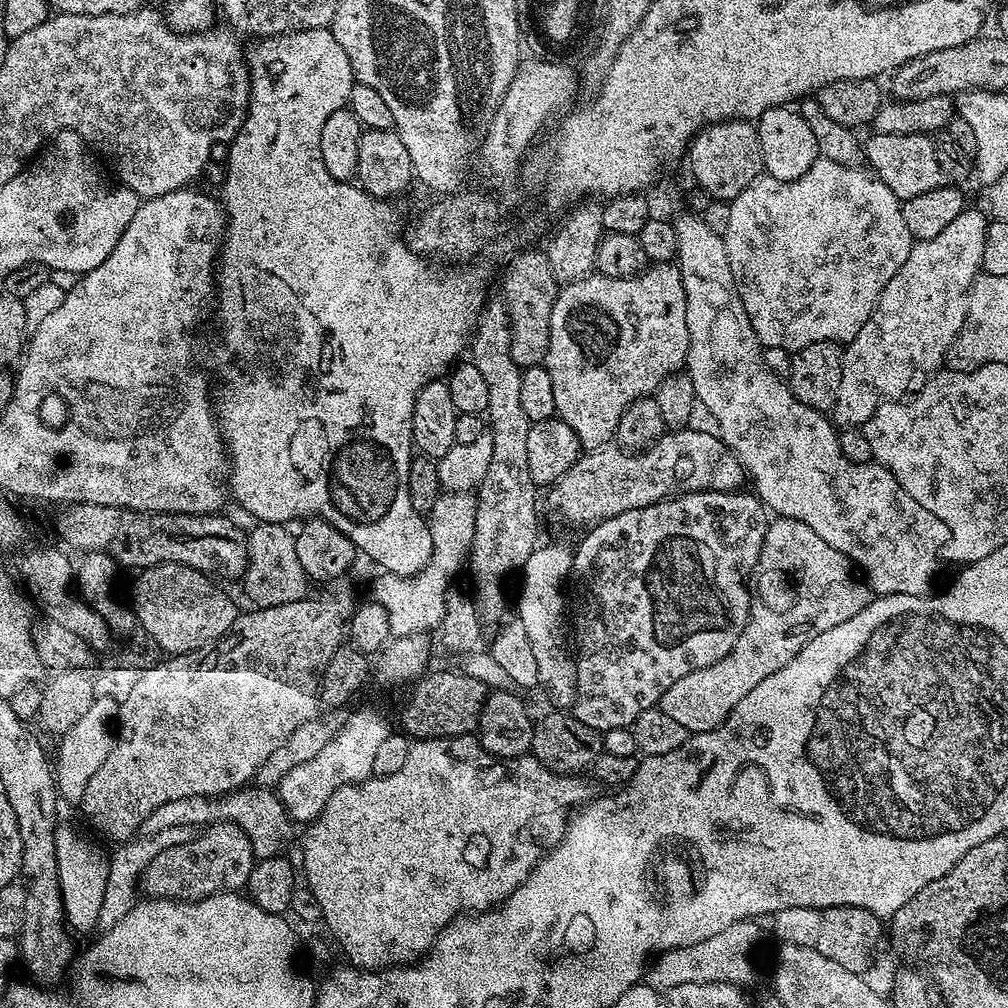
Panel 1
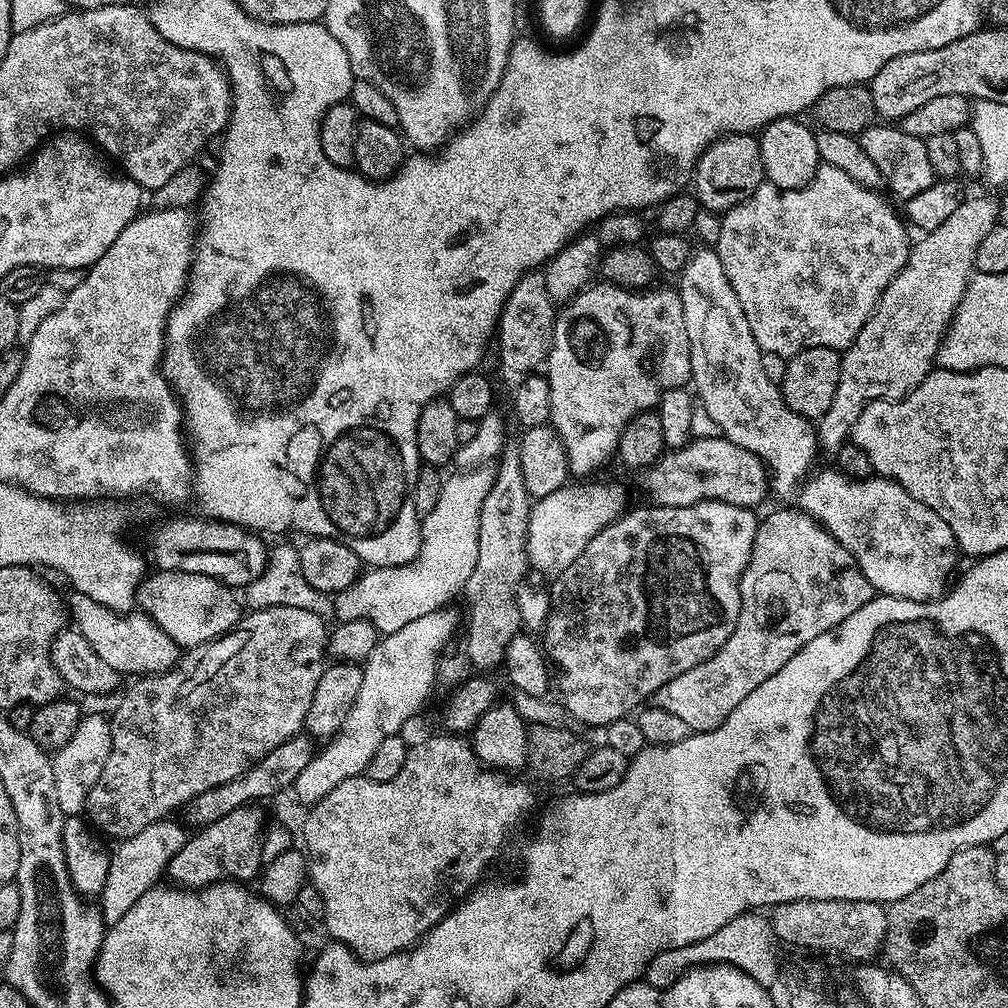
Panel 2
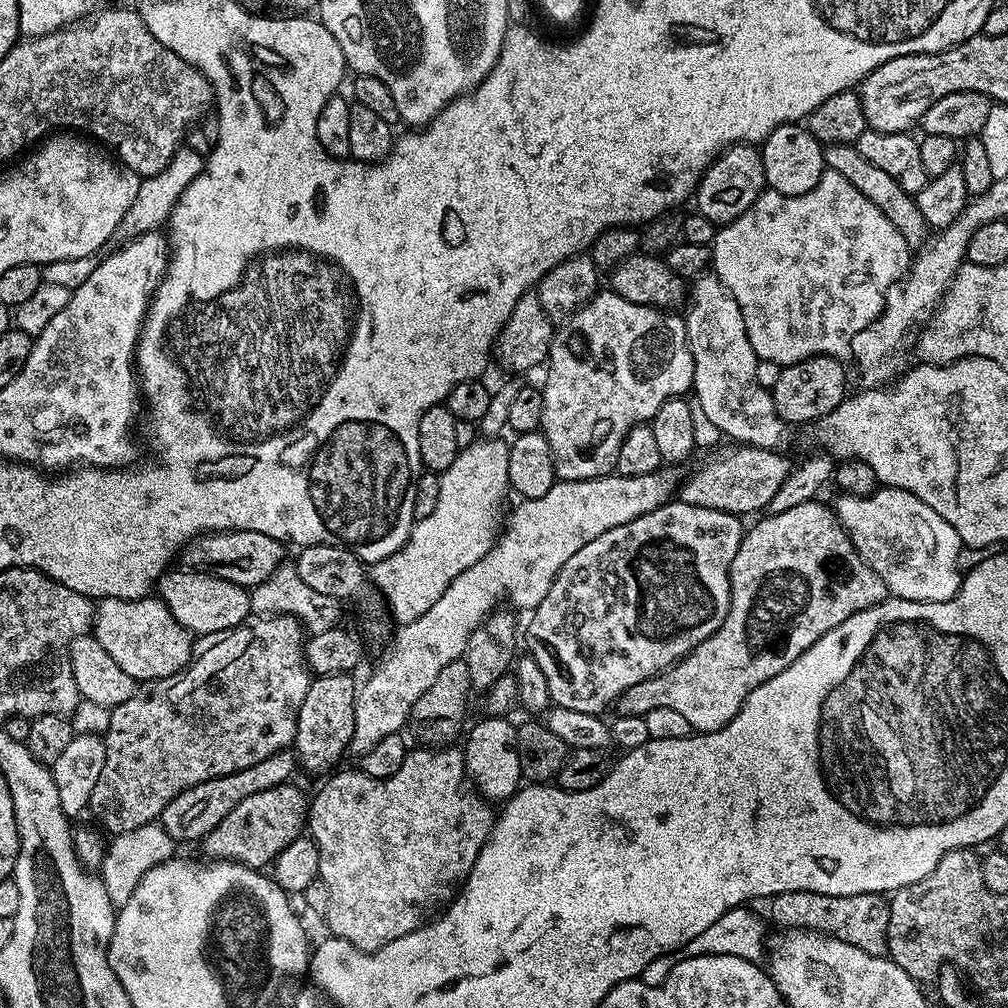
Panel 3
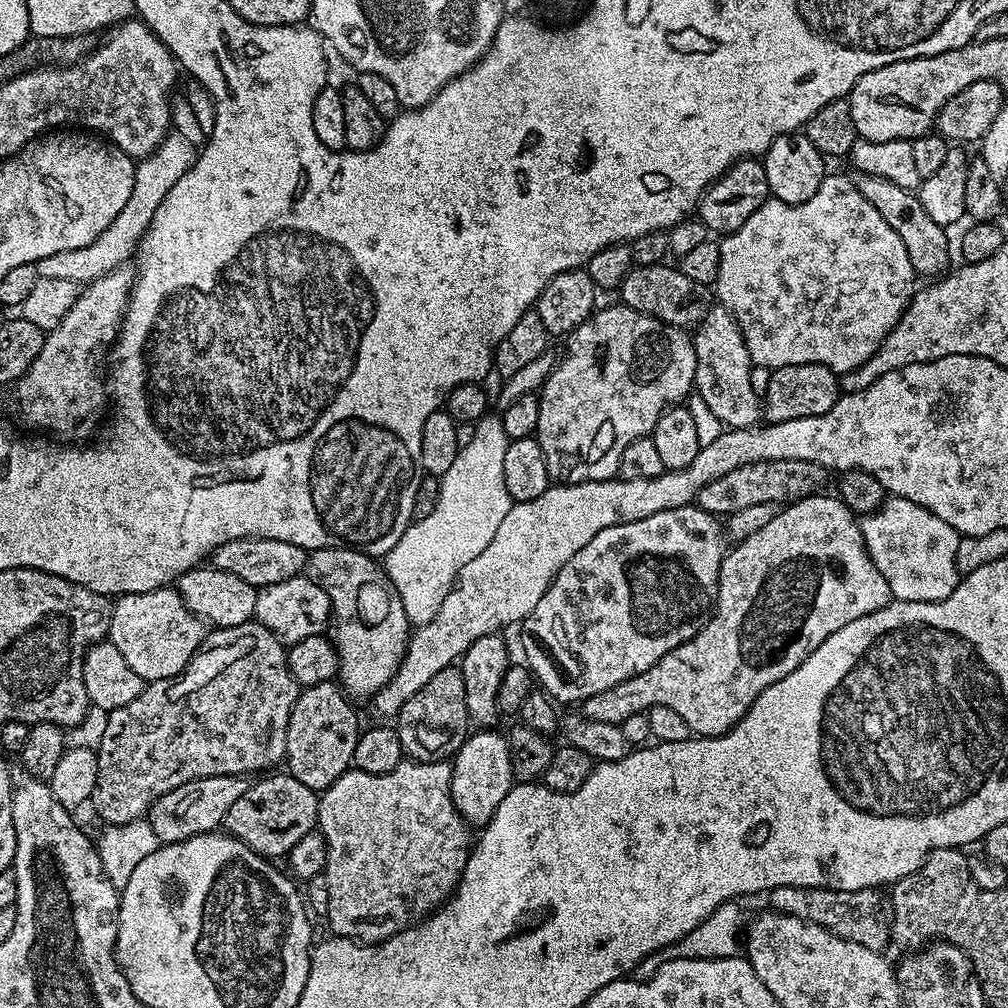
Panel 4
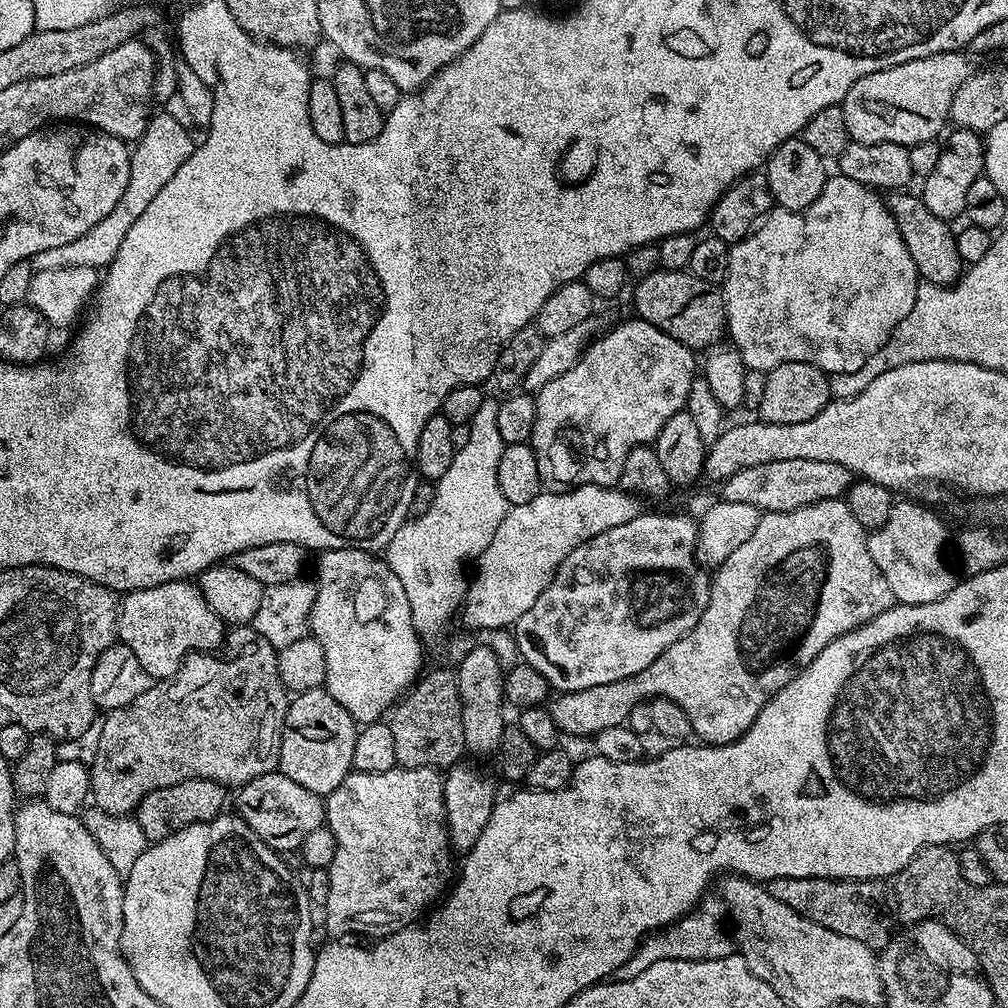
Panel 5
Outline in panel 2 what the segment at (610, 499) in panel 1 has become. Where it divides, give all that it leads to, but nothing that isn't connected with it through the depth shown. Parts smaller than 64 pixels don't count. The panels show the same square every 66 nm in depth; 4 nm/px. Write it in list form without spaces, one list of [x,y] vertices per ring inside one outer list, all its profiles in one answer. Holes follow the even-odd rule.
[[[695,438],[680,448],[668,450],[656,463],[643,469],[644,492],[653,505],[662,508],[694,506],[703,500],[730,502],[743,508],[759,509],[764,495],[770,492],[770,473],[750,450],[718,438]]]

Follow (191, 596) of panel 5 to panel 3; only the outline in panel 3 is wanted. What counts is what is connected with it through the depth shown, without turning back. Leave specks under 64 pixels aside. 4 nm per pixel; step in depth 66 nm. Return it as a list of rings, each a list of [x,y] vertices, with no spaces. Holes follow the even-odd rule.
[[[106,598],[99,601],[94,608],[94,619],[91,631],[98,642],[102,642],[102,650],[130,674],[138,682],[170,678],[175,672],[180,672],[194,655],[192,648],[193,633],[186,631],[170,614],[170,610],[158,598],[145,598],[143,600],[123,600],[122,598]]]

